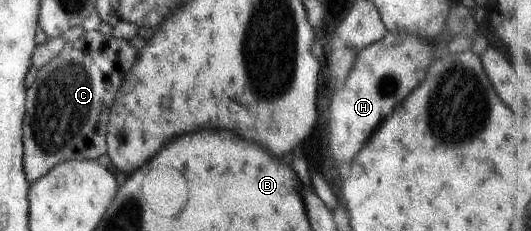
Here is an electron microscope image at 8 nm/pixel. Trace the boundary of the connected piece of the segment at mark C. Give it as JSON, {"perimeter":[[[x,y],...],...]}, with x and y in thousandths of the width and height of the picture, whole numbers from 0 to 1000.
{"perimeter":[[[164,134],[73,299],[62,372],[49,385],[47,537],[41,554],[43,745],[53,797],[96,727],[130,697],[183,697],[202,658],[205,481],[220,390],[258,251],[243,173],[186,134]]]}

